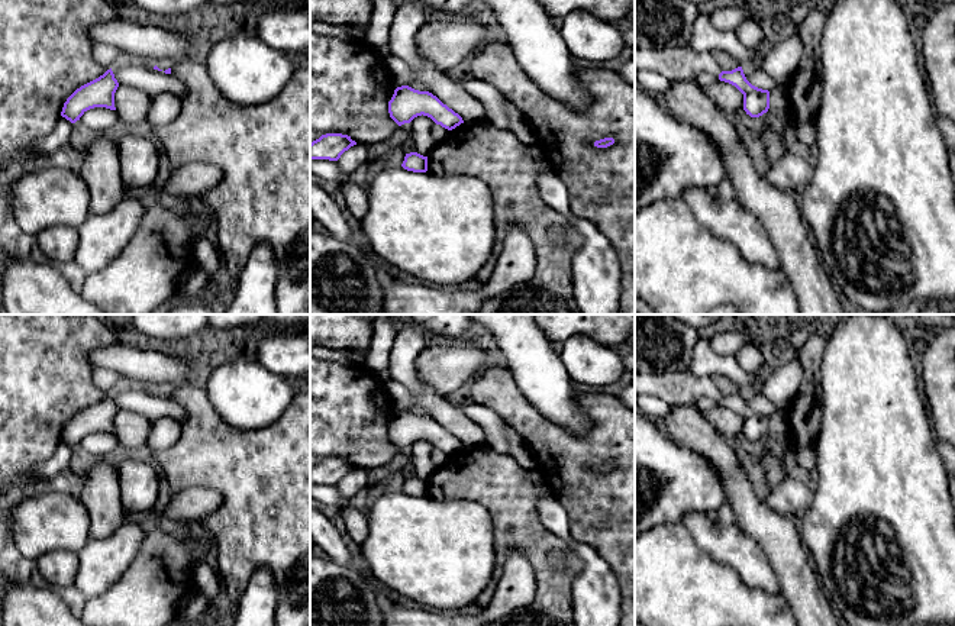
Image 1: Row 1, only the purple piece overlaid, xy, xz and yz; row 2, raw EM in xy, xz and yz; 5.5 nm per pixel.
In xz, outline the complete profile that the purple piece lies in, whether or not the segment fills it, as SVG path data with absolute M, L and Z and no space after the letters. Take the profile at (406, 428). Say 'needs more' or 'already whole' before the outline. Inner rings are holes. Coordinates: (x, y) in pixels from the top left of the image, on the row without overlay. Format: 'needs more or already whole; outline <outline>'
already whole; outline M401 410L394 414L388 426L390 442L399 449L410 448L417 441L428 441L436 449L452 455L461 448L462 442L443 429L436 420L429 416L419 416L409 410Z

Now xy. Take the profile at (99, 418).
already whole; outline M110 393L99 403L77 413L64 427L61 441L75 448L87 435L94 432L116 435L114 417L117 412L119 407Z

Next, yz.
needs more; outline M635 370L635 391L651 394L668 404L697 404L703 397L735 410L743 419L743 435L759 442L770 433L770 416L752 410L742 391L723 396L712 377L696 377L690 371L665 371L662 374Z

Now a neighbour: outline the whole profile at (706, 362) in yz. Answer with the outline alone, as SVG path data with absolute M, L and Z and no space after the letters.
M698 338L688 371L696 377L723 375L738 387L739 391L761 391L765 384L765 372L751 375L745 372L735 355L719 355L713 351L710 341Z

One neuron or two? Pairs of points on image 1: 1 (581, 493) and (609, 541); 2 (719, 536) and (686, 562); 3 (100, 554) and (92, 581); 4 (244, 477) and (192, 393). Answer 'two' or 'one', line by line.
1: one
2: two
3: one
4: one

